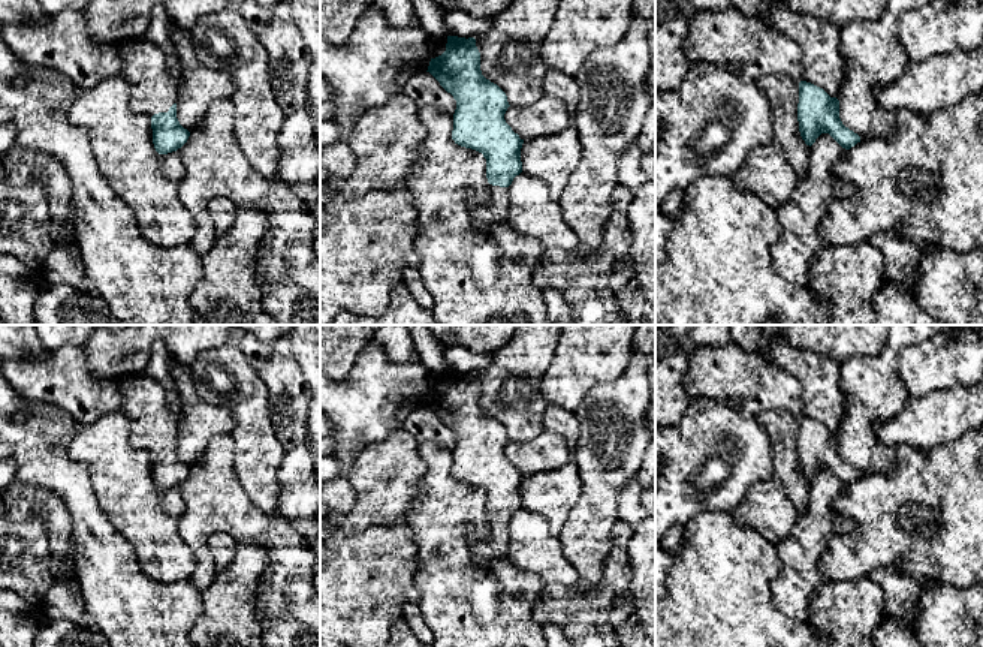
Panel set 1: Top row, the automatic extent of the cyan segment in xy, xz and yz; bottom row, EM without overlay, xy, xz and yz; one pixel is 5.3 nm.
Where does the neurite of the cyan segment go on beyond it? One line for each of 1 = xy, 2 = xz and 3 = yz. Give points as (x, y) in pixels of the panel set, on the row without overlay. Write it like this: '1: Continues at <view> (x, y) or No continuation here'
1: Continues at xy (153, 424)
2: Continues at xz (495, 545)
3: No continuation here

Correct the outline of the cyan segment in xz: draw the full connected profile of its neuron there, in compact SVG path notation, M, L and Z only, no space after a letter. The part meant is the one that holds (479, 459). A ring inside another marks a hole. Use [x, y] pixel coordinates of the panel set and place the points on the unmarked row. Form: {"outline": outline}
{"outline": "M447 371L446 386L431 394L426 407L456 436L455 479L486 494L486 538L471 541L476 563L486 569L509 556L509 521L522 508L524 475L504 455L510 442L506 428L482 410L474 373Z"}

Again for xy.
{"outline": "M144 373L124 377L120 412L130 422L130 445L151 454L156 487L168 490L181 484L190 467L177 454L178 413L168 404L163 386Z"}

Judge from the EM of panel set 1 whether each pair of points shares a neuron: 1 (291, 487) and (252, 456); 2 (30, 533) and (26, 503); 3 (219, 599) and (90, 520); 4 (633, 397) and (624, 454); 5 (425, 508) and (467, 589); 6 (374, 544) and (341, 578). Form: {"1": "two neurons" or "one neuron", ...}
{"1": "two neurons", "2": "two neurons", "3": "two neurons", "4": "one neuron", "5": "one neuron", "6": "one neuron"}

